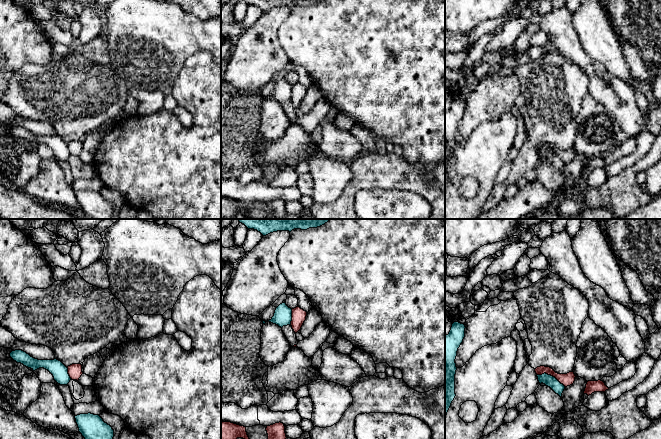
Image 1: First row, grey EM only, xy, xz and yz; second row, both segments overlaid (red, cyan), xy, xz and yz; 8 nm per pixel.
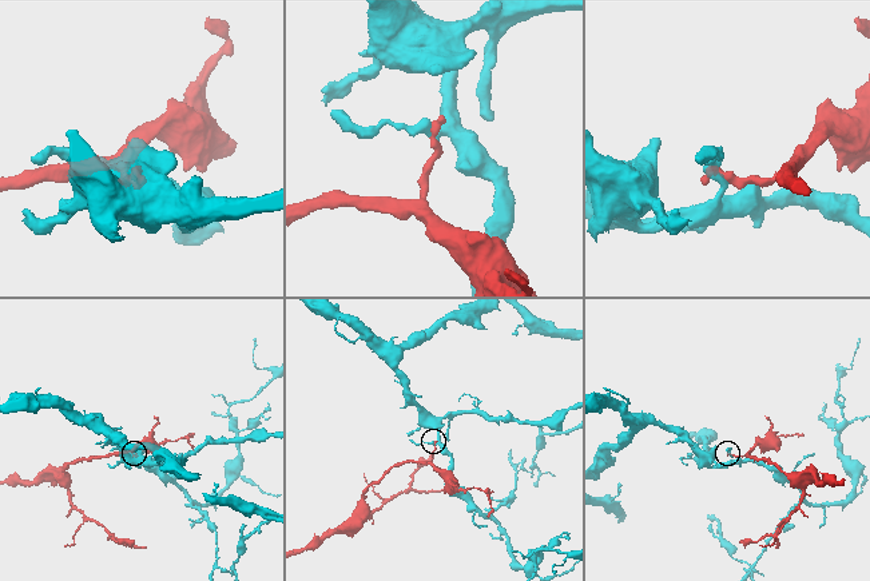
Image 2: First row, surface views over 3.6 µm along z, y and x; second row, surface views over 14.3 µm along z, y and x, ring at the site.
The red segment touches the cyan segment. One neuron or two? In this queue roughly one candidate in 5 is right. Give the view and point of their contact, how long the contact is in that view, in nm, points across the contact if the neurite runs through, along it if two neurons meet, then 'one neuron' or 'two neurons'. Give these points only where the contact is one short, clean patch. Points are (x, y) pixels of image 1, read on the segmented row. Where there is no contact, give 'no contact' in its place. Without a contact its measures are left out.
yz (551, 375) | 260 nm | along yz (537, 374), (550, 374), (565, 386) | two neurons

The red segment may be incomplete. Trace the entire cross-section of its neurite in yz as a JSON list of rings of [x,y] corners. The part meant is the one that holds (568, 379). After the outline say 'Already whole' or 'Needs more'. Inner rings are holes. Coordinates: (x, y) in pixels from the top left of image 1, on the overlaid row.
[[[540,366],[535,369],[537,375],[542,375],[544,373],[555,377],[561,384],[565,387],[570,386],[575,381],[575,374],[574,372],[569,372],[567,374],[558,374],[552,368]]]. Already whole

